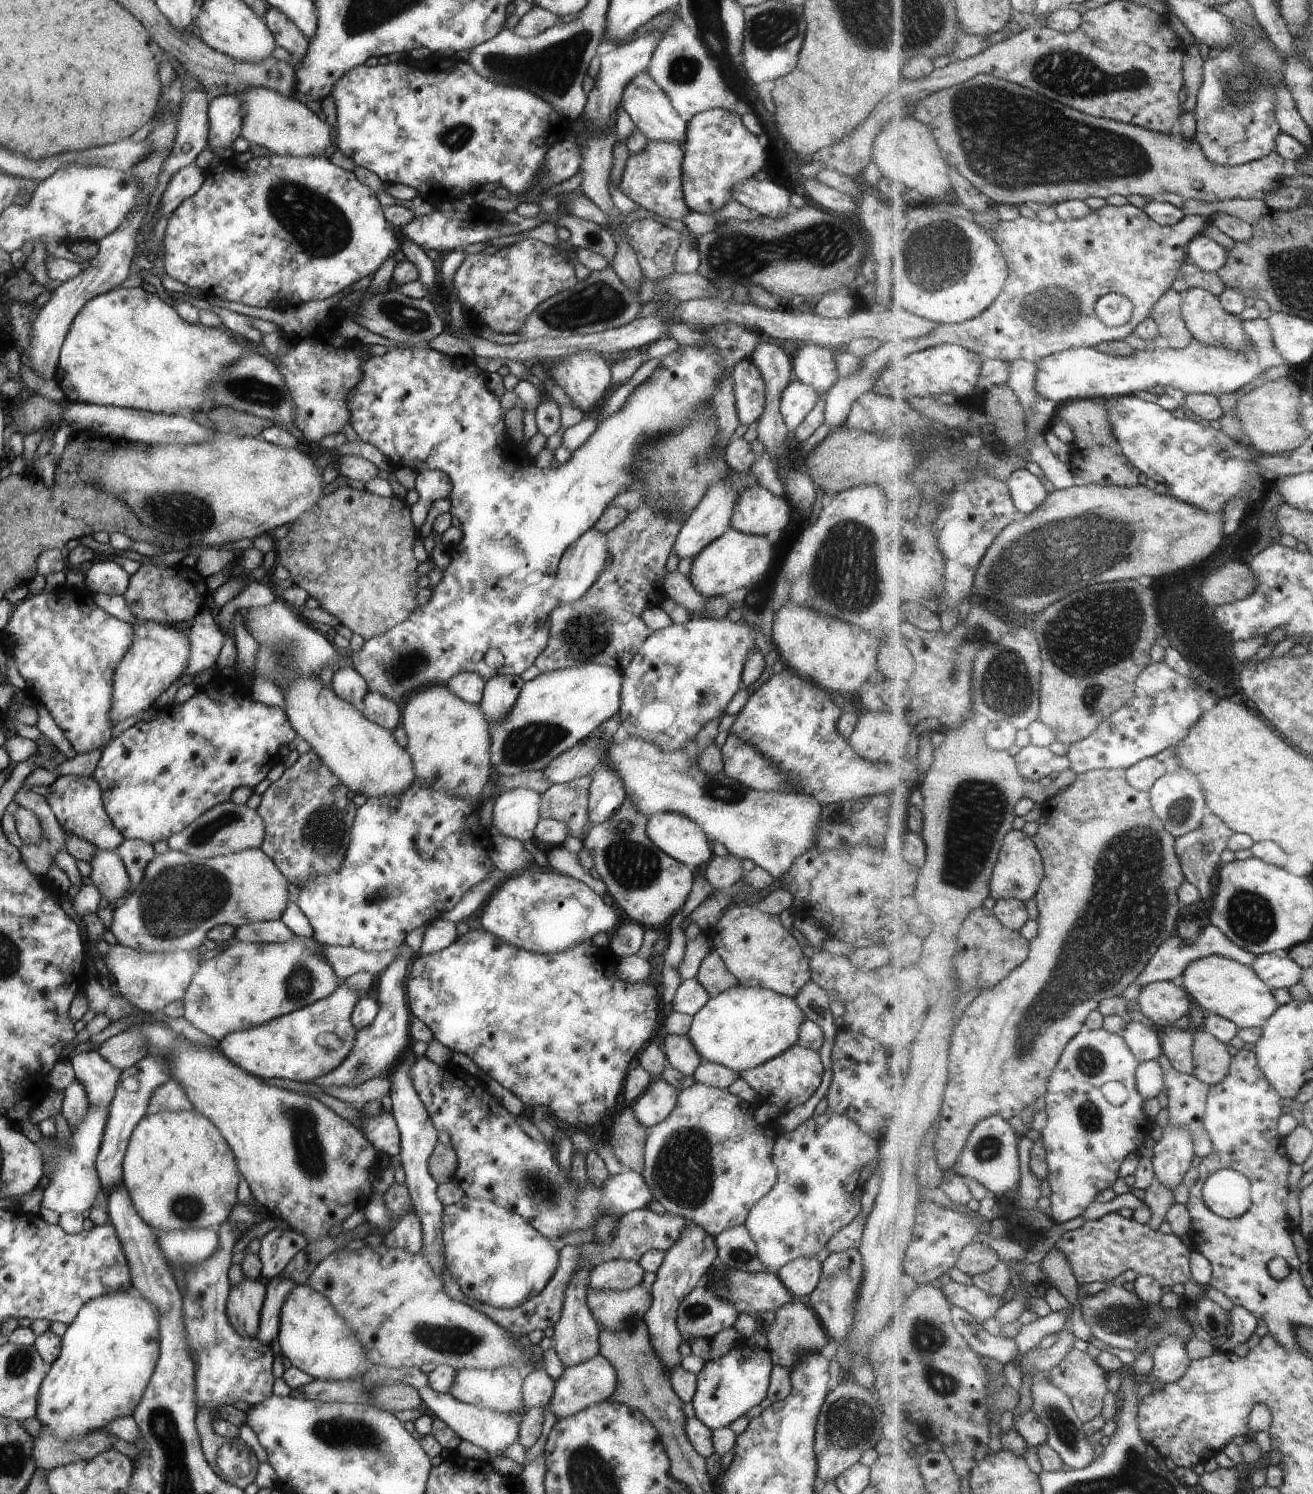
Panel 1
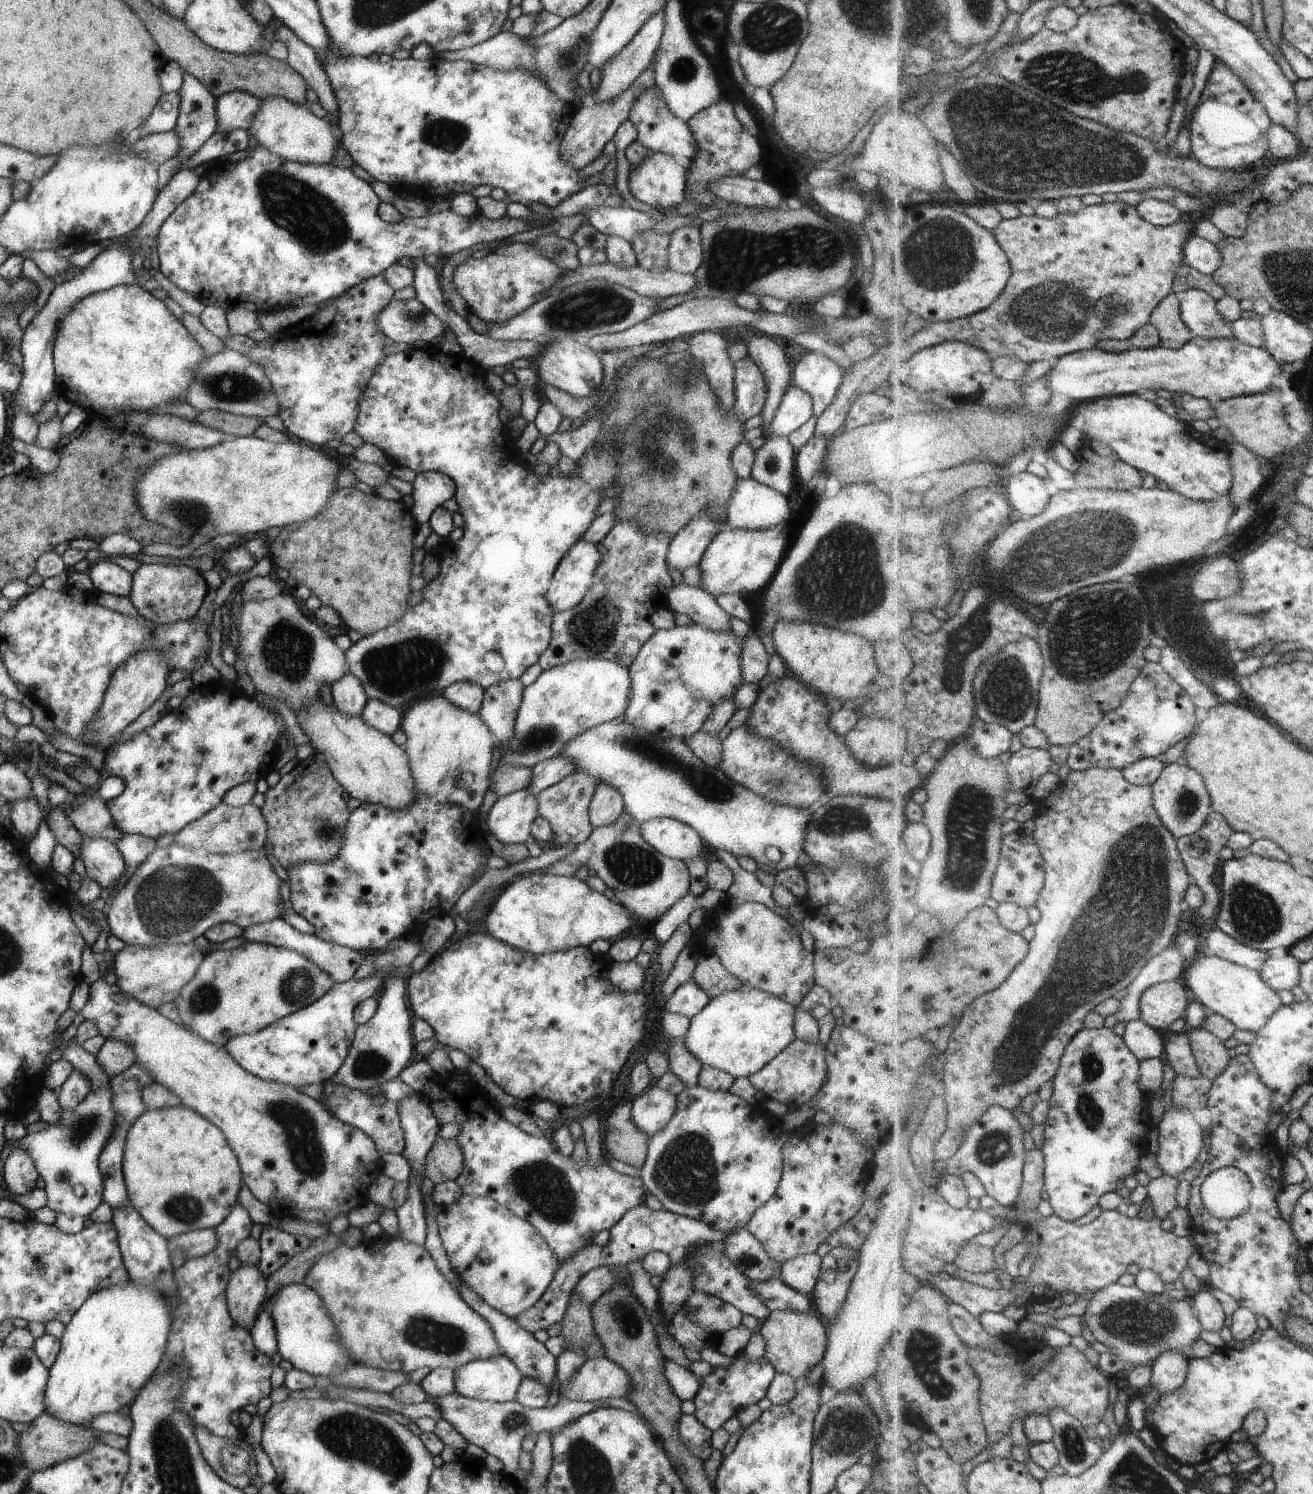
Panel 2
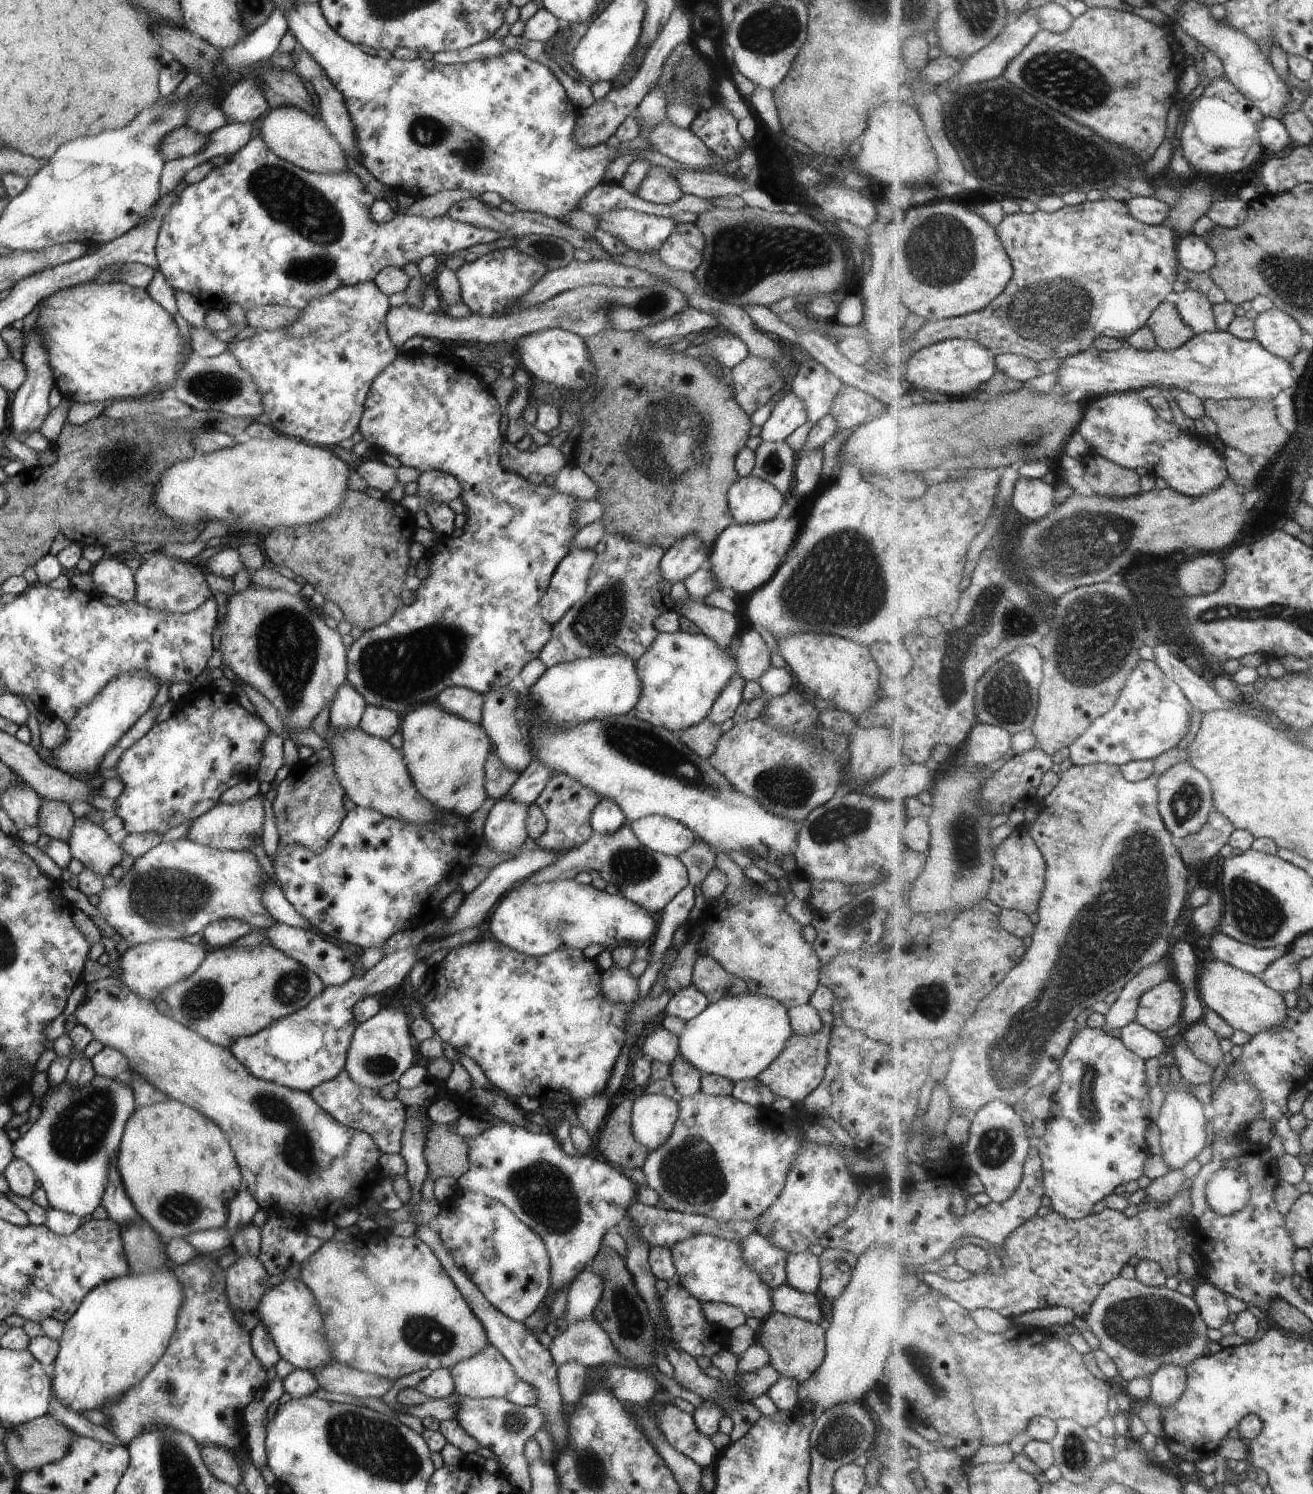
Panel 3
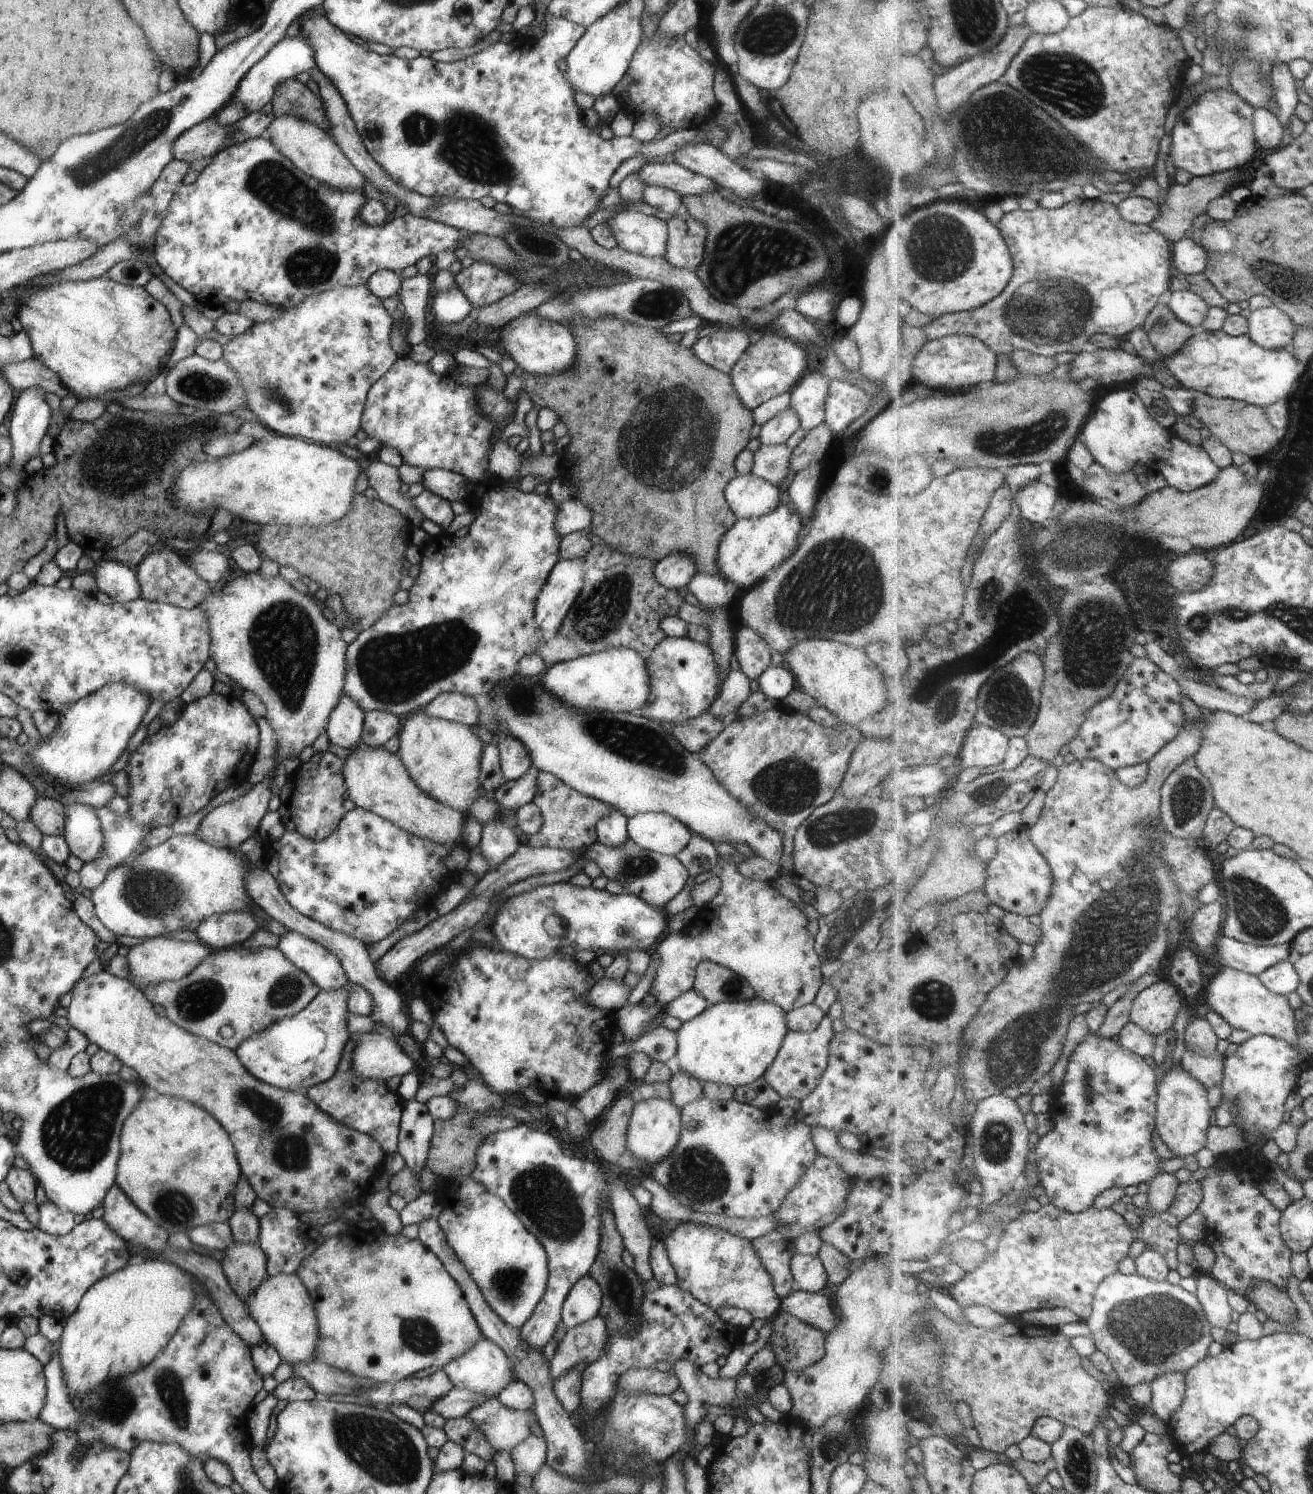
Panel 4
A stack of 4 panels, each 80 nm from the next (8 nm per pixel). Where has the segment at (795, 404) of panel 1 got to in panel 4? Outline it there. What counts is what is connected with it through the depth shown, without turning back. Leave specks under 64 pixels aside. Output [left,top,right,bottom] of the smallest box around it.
[758,405,800,445]

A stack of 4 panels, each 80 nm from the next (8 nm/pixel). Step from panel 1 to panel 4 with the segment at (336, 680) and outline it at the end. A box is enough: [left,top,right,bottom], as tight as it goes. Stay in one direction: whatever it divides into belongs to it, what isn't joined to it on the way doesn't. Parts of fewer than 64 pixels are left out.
[325,694,363,752]

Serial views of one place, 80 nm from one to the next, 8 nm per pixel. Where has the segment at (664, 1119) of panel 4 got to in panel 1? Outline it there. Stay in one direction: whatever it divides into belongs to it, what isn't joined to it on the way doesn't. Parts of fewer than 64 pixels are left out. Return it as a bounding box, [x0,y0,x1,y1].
[631,1078,677,1130]

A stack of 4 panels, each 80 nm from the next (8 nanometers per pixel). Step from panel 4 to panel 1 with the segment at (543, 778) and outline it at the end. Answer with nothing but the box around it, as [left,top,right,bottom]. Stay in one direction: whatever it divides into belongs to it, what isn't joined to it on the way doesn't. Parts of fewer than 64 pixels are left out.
[539,772,591,840]

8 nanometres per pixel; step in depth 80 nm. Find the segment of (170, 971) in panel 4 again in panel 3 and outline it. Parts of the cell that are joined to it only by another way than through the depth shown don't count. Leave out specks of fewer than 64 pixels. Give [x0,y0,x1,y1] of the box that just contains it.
[117,939,206,1003]

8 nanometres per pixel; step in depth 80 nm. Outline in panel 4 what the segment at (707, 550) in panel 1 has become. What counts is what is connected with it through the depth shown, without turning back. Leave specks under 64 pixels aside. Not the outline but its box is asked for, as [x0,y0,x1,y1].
[716,503,802,592]

